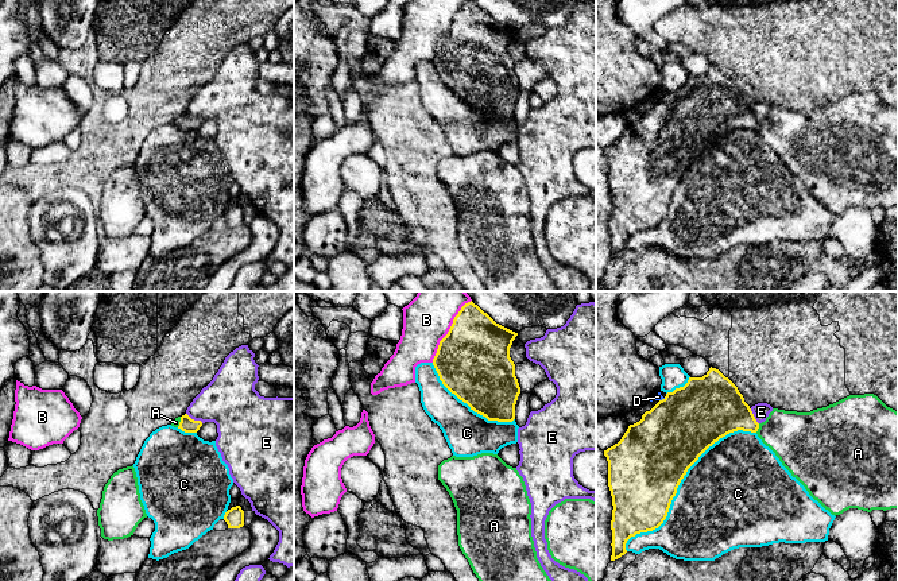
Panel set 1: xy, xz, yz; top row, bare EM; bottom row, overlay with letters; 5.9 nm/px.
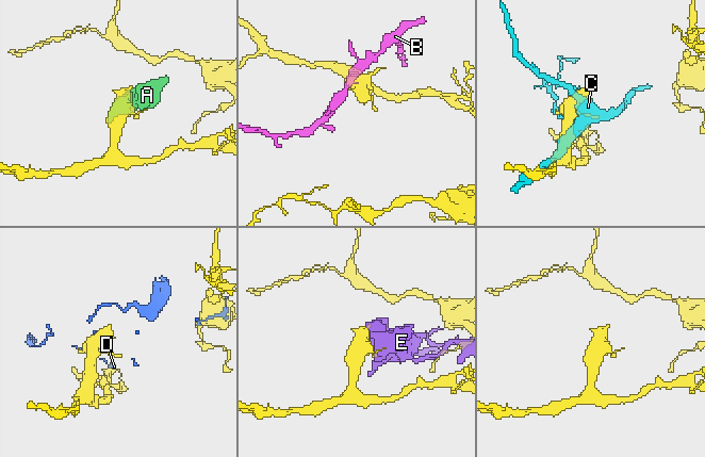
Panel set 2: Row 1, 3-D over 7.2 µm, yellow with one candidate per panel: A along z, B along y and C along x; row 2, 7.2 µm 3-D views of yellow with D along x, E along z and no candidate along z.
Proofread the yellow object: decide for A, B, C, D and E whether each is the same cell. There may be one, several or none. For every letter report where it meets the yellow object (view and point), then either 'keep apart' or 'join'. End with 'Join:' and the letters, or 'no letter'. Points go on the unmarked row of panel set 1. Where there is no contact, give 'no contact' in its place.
A: yz (758, 126) | keep apart
B: xz (448, 30) | keep apart
C: yz (680, 179) | keep apart
D: yz (662, 97) | keep apart
E: xy (193, 117) | keep apart
Join: no letter

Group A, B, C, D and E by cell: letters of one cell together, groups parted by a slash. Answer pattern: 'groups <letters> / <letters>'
groups A / B D / C / E

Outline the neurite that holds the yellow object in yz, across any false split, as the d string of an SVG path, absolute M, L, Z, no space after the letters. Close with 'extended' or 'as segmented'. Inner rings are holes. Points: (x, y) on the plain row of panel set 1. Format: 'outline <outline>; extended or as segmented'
outline M712 65L702 75L689 75L684 85L667 90L639 120L630 123L619 140L604 148L613 204L611 259L627 251L626 241L631 235L663 221L681 178L709 144L729 131L756 131L758 127L759 121L738 85Z; as segmented

